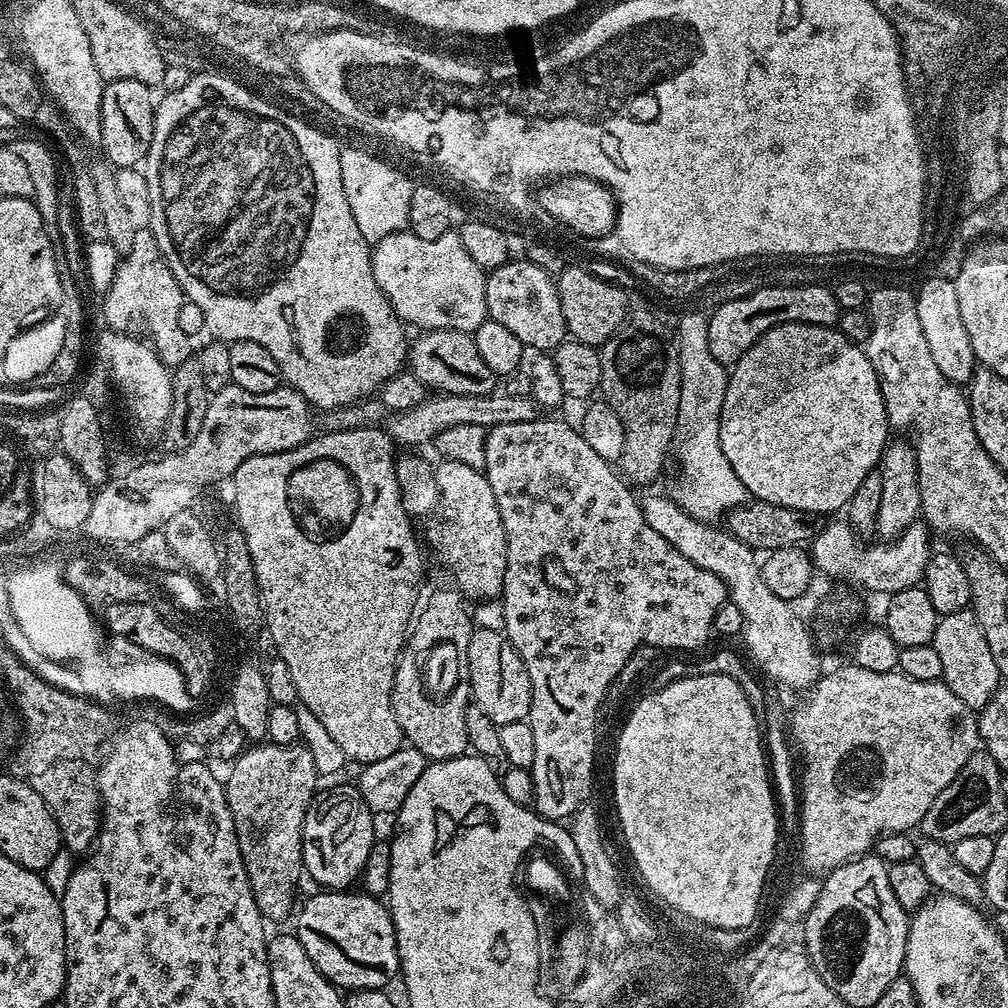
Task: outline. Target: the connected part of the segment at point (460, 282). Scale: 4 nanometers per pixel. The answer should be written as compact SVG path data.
M410 230L403 232L395 232L386 238L375 241L372 248L372 269L374 270L374 282L378 282L378 286L382 290L382 294L386 294L386 298L390 302L390 306L396 312L396 316L405 325L420 328L416 330L431 330L433 328L445 328L446 330L462 330L463 332L473 333L478 326L482 326L482 322L489 319L488 307L486 306L486 282L488 277L485 269L478 266L478 262L474 262L474 258L470 258L470 254L466 254L466 246L462 246L459 235L455 231L442 234L442 238L434 238L433 240L423 240L418 238Z

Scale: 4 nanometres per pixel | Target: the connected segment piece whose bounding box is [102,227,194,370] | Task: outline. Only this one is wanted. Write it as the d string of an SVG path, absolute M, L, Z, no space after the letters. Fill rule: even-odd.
M151 227L137 228L130 254L126 254L119 261L113 284L103 293L102 300L104 324L116 332L124 332L124 320L130 319L131 316L141 320L148 331L147 339L152 348L169 370L186 362L193 355L193 337L184 334L178 326L178 312L182 309L186 297L180 289L178 278L174 278L174 270L170 270L170 266L165 262Z

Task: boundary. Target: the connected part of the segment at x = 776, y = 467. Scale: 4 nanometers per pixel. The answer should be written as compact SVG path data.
M779 324L777 328L772 328L757 344L750 346L750 350L746 350L746 354L742 354L742 358L737 364L731 365L728 373L728 385L726 386L726 398L722 398L720 441L722 442L722 454L726 454L730 466L734 466L734 474L738 474L738 478L742 478L742 486L746 486L749 497L765 500L778 506L786 506L794 510L806 510L817 514L836 512L839 508L840 511L847 509L851 496L861 485L862 480L871 471L878 468L884 455L884 449L890 443L888 415L882 398L880 379L870 362L867 351L861 345L848 340L843 333L832 326Z

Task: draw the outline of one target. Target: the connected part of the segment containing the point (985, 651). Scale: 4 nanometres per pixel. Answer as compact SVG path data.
M971 607L958 610L958 614L946 614L939 617L934 630L931 644L938 650L942 662L942 683L966 706L979 710L990 702L990 698L1001 687L1002 681L998 674L998 665L990 654L986 638L982 635L982 626L978 626L978 618L974 618Z

